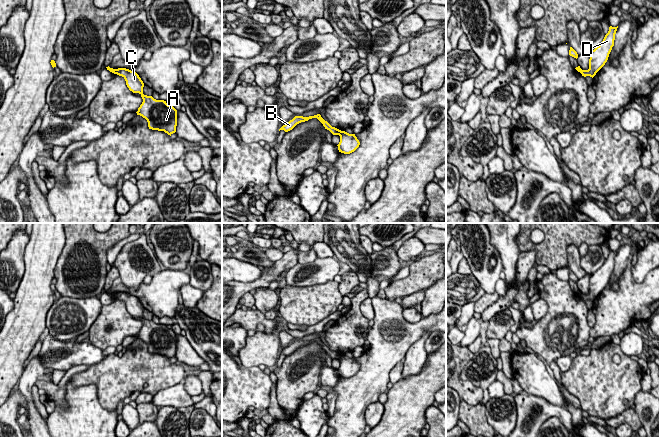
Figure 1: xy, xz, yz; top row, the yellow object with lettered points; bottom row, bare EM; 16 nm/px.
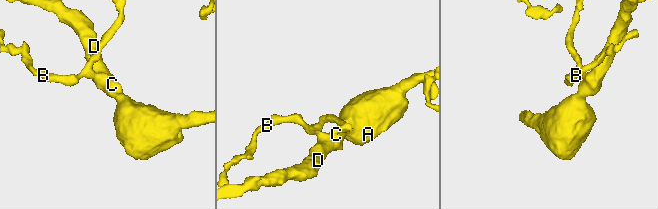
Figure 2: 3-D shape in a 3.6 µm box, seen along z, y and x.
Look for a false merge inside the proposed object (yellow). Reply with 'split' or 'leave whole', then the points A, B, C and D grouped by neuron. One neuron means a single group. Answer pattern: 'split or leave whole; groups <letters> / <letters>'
split; groups A C D / B

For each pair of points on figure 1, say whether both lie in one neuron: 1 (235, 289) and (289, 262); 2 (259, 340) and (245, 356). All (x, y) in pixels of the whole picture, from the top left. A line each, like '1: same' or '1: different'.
1: same
2: same

